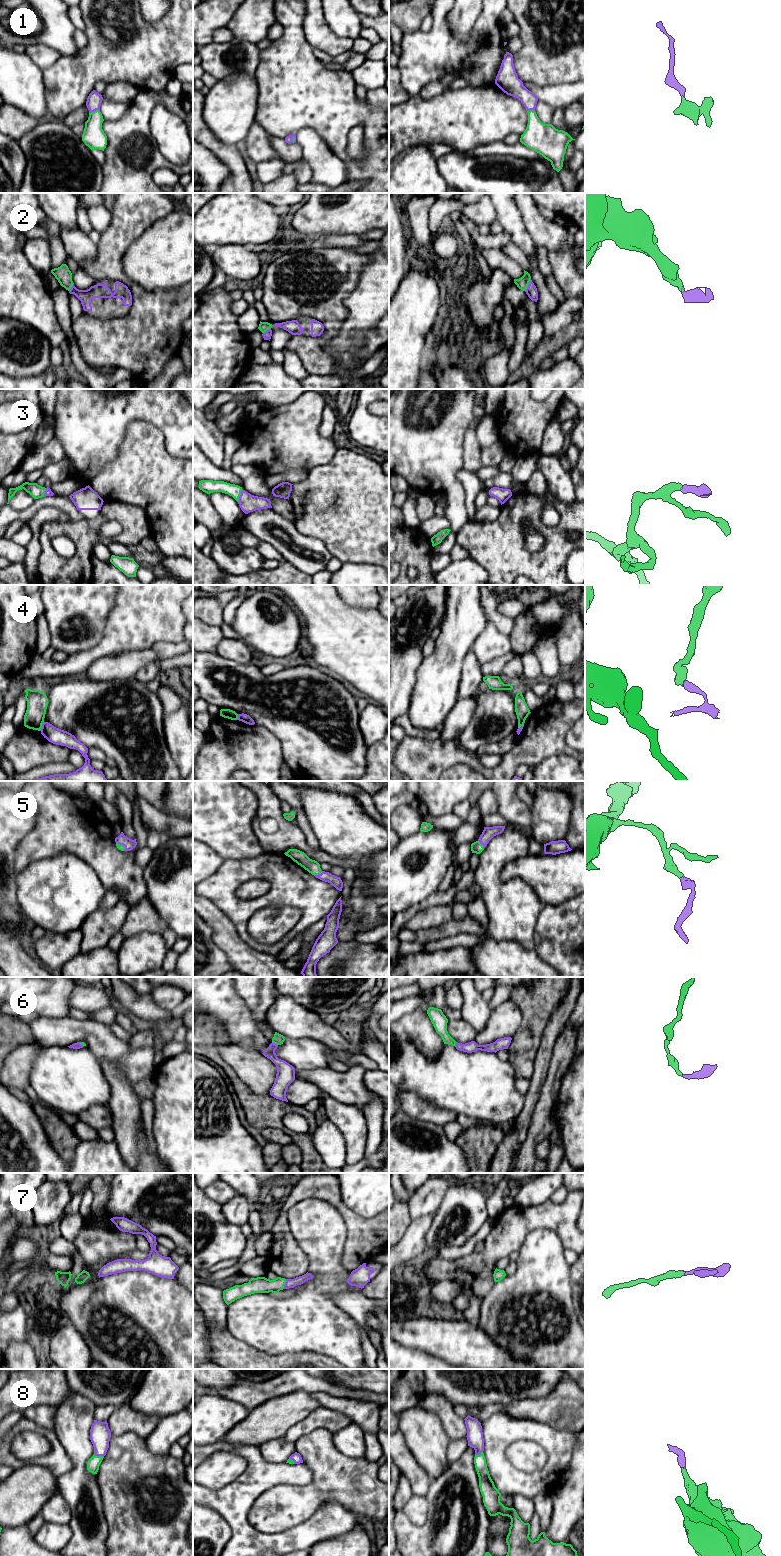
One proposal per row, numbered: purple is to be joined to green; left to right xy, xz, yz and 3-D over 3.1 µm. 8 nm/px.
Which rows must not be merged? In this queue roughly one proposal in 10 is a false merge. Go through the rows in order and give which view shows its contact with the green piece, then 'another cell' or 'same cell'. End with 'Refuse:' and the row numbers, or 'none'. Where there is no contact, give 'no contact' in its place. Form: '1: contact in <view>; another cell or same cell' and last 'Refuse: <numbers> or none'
1: contact in xy; same cell
2: contact in yz; same cell
3: contact in xz; same cell
4: contact in xy; another cell
5: contact in xz; same cell
6: contact in xz; same cell
7: contact in xz; same cell
8: contact in xy; same cell
Refuse: 4

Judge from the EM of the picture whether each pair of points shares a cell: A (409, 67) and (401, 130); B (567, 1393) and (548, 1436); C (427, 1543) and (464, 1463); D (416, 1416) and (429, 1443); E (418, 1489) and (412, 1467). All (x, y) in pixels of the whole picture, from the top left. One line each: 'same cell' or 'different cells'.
A: different cells
B: different cells
C: same cell
D: same cell
E: same cell

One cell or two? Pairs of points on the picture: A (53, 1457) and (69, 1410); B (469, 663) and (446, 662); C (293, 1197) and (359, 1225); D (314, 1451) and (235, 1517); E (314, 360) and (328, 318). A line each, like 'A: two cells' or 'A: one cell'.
A: two cells
B: two cells
C: one cell
D: two cells
E: one cell

